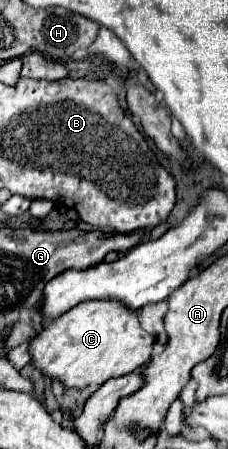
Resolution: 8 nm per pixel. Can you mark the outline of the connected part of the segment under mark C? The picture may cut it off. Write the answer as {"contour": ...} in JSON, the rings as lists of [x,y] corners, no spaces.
{"contour":[[[96,300],[96,302],[82,302],[80,306],[74,306],[68,310],[68,314],[58,316],[48,326],[38,332],[30,342],[30,354],[32,364],[40,370],[44,370],[50,378],[60,378],[66,388],[86,388],[90,384],[102,386],[110,378],[126,376],[134,370],[138,370],[142,364],[150,360],[154,336],[146,330],[142,330],[138,322],[138,310],[128,308],[120,300]]]}

